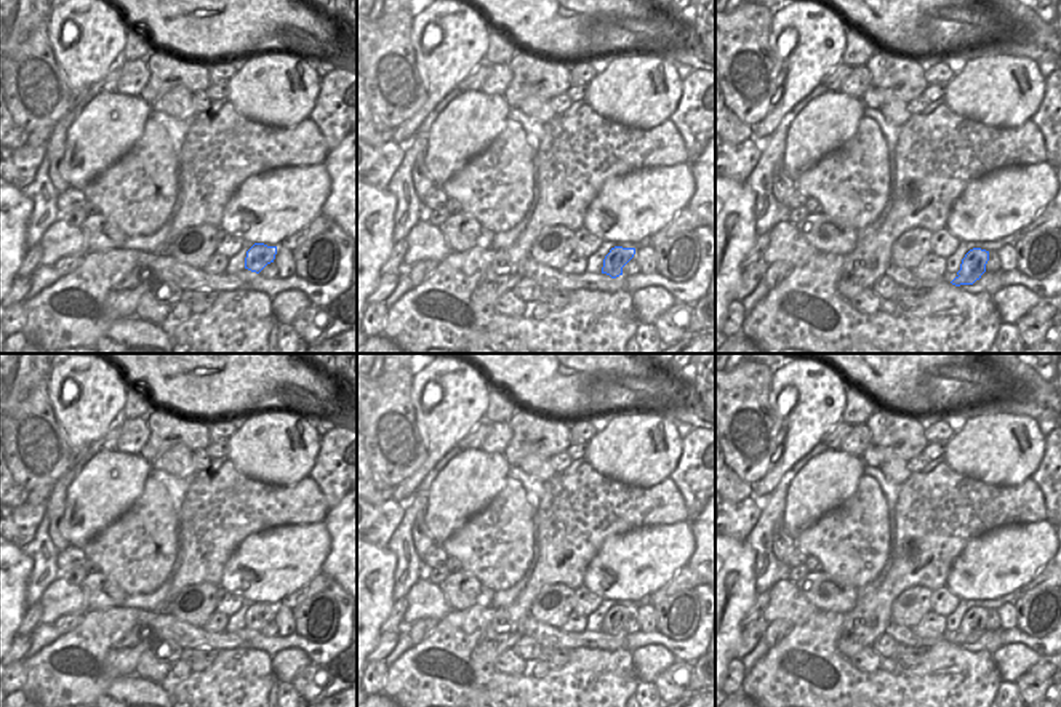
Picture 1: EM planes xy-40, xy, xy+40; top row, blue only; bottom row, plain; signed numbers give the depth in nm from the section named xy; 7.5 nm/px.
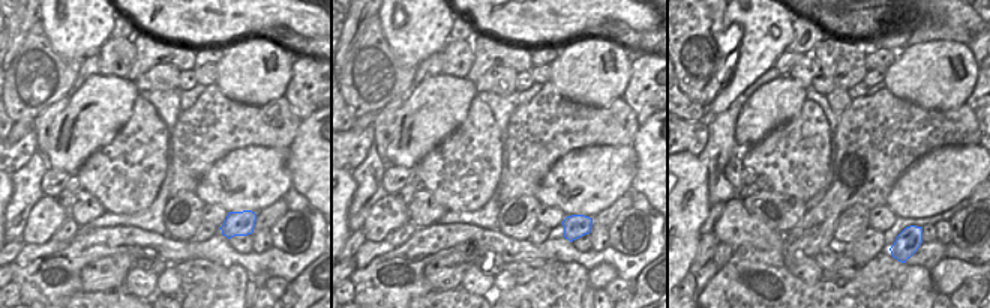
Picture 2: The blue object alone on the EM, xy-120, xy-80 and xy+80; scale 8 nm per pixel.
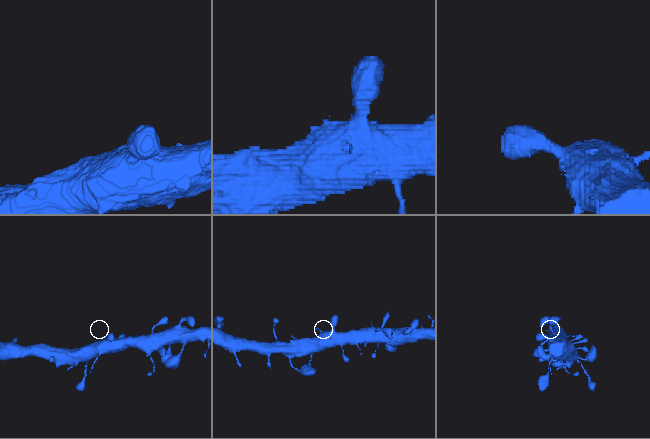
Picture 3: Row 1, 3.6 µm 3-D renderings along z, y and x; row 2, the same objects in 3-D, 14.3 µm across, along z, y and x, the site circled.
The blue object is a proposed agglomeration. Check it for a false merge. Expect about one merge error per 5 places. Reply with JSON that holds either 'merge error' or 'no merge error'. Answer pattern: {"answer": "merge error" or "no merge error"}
{"answer": "no merge error"}

